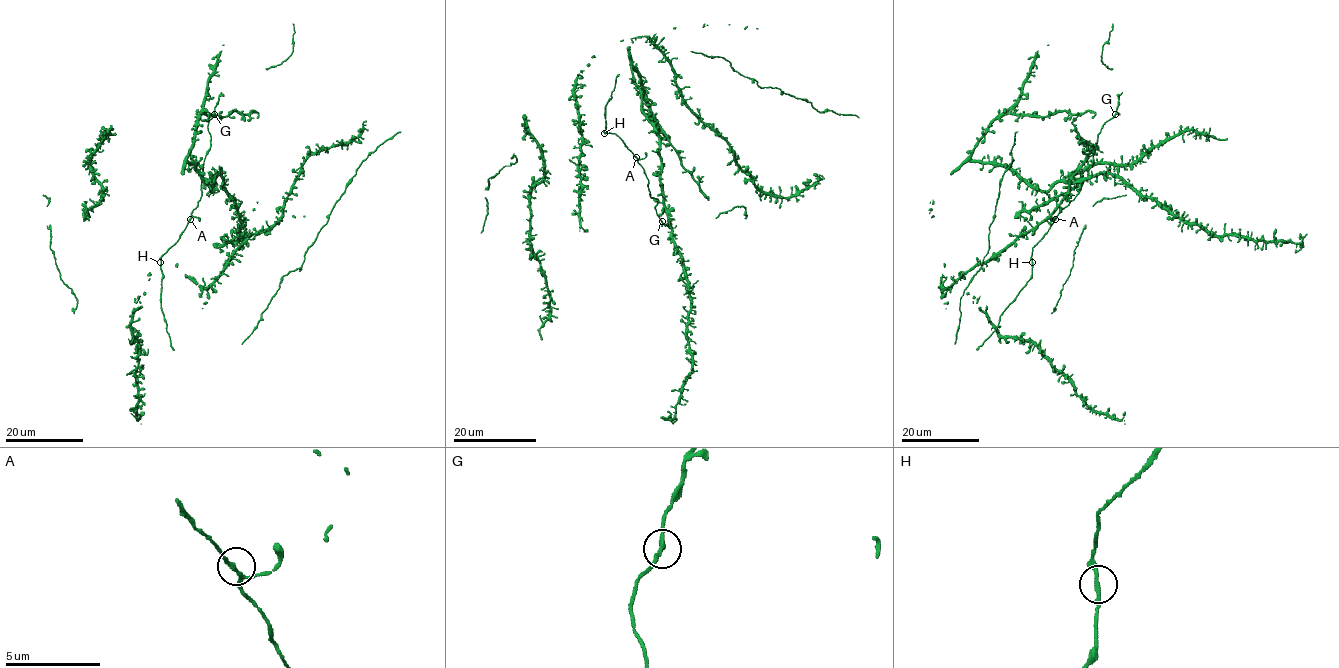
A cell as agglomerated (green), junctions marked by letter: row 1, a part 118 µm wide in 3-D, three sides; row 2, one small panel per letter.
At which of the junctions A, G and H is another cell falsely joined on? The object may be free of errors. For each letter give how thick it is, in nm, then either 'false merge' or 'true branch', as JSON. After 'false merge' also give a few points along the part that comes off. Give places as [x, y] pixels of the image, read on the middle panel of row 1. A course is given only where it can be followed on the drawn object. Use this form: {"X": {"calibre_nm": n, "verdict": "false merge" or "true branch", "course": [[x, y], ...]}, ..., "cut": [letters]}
{"A": {"calibre_nm": 170, "verdict": "true branch"}, "G": {"calibre_nm": 200, "verdict": "true branch"}, "H": {"calibre_nm": 200, "verdict": "true branch"}, "cut": []}

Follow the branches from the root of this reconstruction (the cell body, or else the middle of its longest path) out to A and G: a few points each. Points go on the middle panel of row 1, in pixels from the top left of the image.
A: (606, 132), (615, 133), (636, 157)
G: (606, 132), (615, 133), (638, 158), (648, 179), (650, 195), (658, 201), (655, 211), (661, 221)

